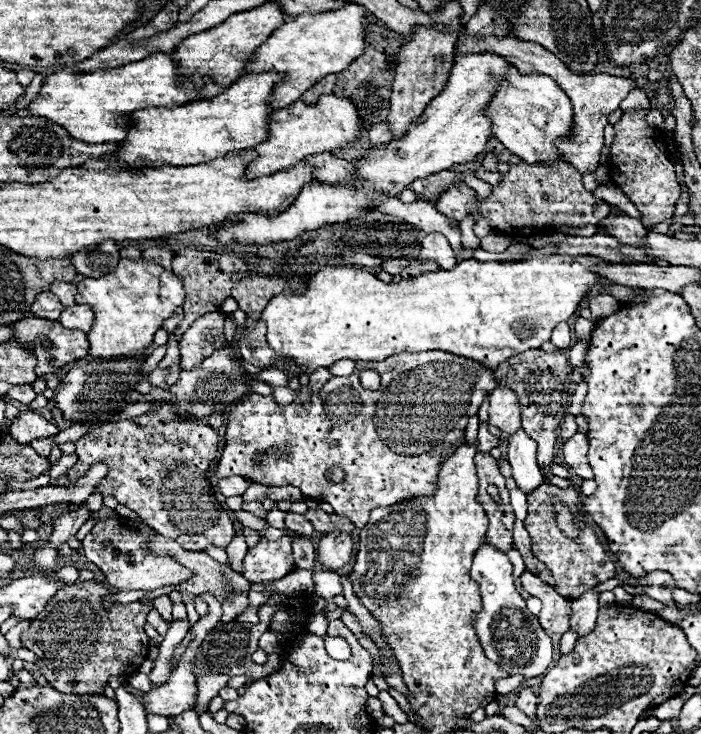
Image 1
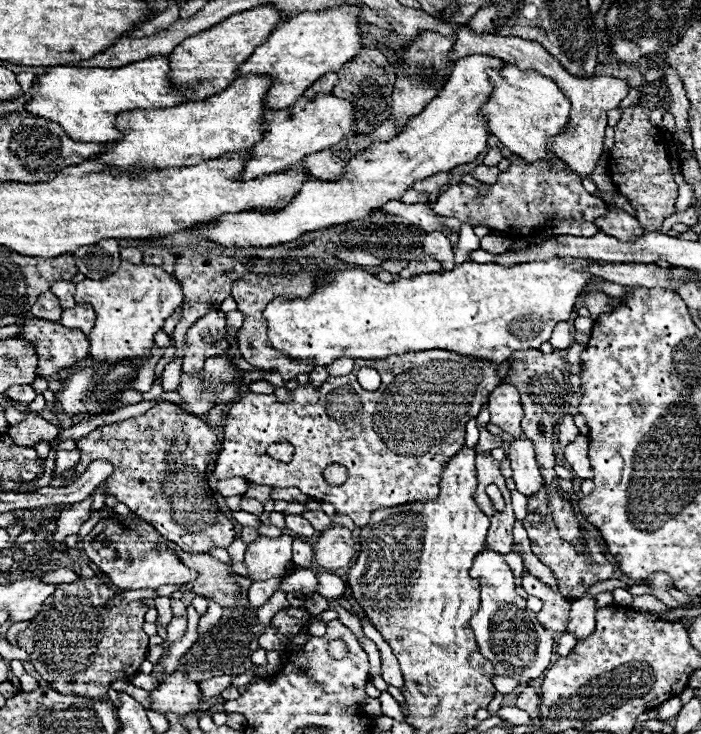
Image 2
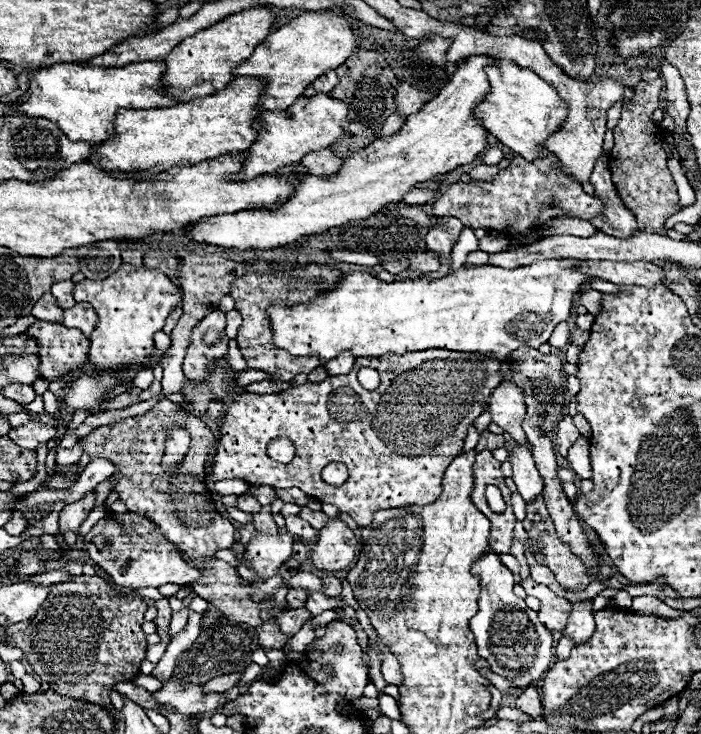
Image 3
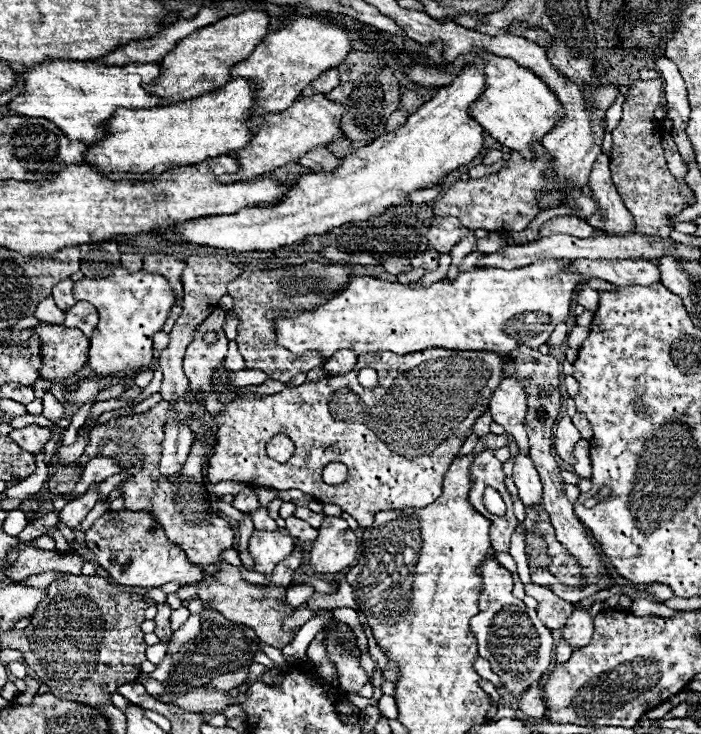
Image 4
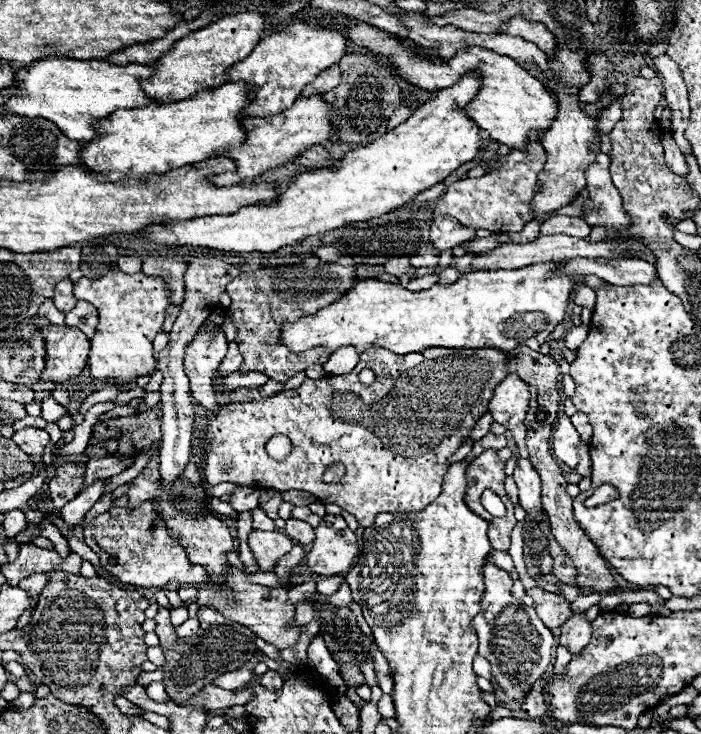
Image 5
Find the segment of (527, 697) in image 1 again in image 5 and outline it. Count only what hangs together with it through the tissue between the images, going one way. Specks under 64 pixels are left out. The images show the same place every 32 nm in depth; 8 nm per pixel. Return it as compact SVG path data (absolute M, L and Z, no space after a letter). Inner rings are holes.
M542 680L528 692L528 698L524 698L522 702L522 710L530 716L530 718L542 718L546 714L546 698L544 698L544 690L542 690Z

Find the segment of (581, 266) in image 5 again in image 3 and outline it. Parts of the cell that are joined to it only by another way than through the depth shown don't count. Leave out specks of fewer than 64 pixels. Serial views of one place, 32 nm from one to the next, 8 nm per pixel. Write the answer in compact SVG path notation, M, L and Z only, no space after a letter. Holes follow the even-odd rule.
M582 260L580 272L614 282L618 286L656 286L664 284L664 270L646 262L608 262L608 260Z

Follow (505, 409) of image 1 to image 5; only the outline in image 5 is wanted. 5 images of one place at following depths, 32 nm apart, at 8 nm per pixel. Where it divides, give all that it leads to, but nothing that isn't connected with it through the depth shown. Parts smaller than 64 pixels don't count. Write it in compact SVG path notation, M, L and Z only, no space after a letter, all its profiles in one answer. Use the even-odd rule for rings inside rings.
M512 374L512 376L506 376L498 384L490 400L490 406L488 406L494 422L506 426L508 434L514 436L520 448L520 456L523 458L529 457L528 450L526 450L526 428L524 428L528 400L530 400L528 386L518 376Z

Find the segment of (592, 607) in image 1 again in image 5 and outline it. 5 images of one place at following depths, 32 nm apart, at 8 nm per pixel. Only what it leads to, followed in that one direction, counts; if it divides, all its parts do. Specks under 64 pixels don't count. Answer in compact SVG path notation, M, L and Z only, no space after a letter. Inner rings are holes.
M578 612L572 618L568 618L568 622L562 626L560 644L568 646L570 652L576 654L584 648L584 644L588 644L590 636L592 636L592 624L586 620L584 612Z

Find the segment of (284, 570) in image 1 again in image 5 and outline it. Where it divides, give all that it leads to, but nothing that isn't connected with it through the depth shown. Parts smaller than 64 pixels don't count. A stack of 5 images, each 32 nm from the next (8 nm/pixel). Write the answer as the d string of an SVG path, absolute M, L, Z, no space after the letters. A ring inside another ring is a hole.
M254 530L248 538L250 550L258 562L260 572L272 572L276 562L288 554L294 546L294 540L282 532L262 532Z

